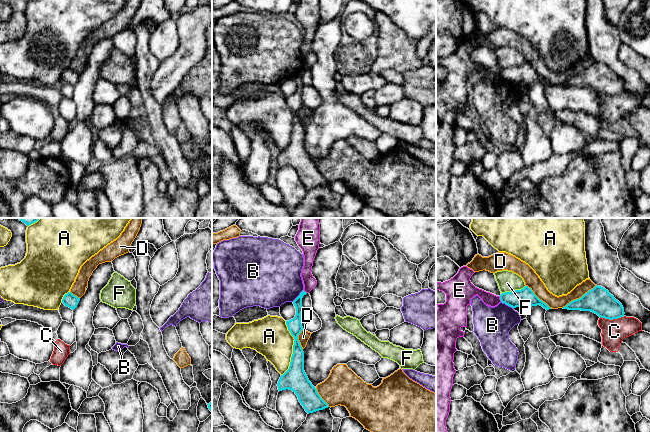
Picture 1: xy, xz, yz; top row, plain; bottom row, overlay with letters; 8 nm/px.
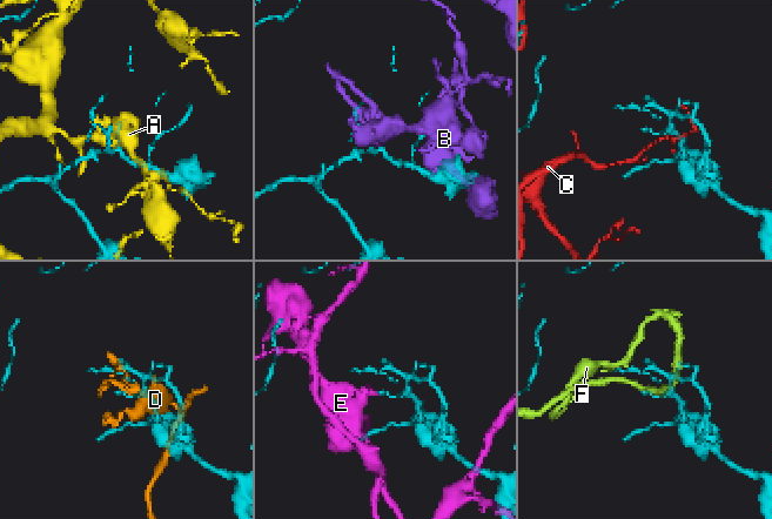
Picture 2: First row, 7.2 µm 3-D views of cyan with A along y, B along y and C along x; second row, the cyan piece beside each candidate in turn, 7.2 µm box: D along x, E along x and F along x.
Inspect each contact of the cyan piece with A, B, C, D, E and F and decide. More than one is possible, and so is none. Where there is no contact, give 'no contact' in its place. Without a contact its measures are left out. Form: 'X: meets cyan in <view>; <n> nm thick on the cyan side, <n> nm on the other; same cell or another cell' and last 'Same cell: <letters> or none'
A: meets cyan in xz; 190 nm thick on the cyan side, 320 nm on the other; another cell
B: meets cyan in yz; 150 nm thick on the cyan side, 280 nm on the other; another cell
C: meets cyan in yz; 220 nm thick on the cyan side, 190 nm on the other; another cell
D: meets cyan in yz; 220 nm thick on the cyan side, 110 nm on the other; another cell
E: meets cyan in yz; 150 nm thick on the cyan side, 100 nm on the other; another cell
F: meets cyan in yz; 150 nm thick on the cyan side, 170 nm on the other; another cell
Same cell: none

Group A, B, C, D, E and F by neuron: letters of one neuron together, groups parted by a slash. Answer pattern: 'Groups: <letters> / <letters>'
Groups: A / B / C / D / E / F

